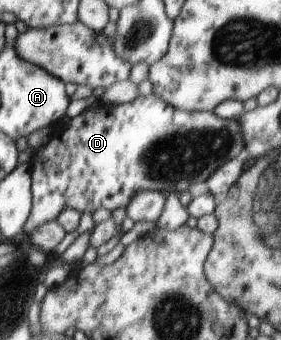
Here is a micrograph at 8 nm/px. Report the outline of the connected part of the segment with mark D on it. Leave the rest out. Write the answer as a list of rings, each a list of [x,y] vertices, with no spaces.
[[[152,92],[150,95],[138,94],[130,103],[115,106],[100,103],[94,111],[86,108],[60,128],[58,137],[50,137],[47,143],[26,156],[31,165],[31,208],[24,221],[23,237],[27,238],[27,234],[31,234],[38,225],[56,219],[64,207],[93,214],[100,208],[112,211],[116,207],[126,207],[138,191],[179,195],[192,183],[206,181],[223,163],[242,158],[244,149],[242,131],[236,118],[220,119],[214,112],[207,111],[180,111]]]

